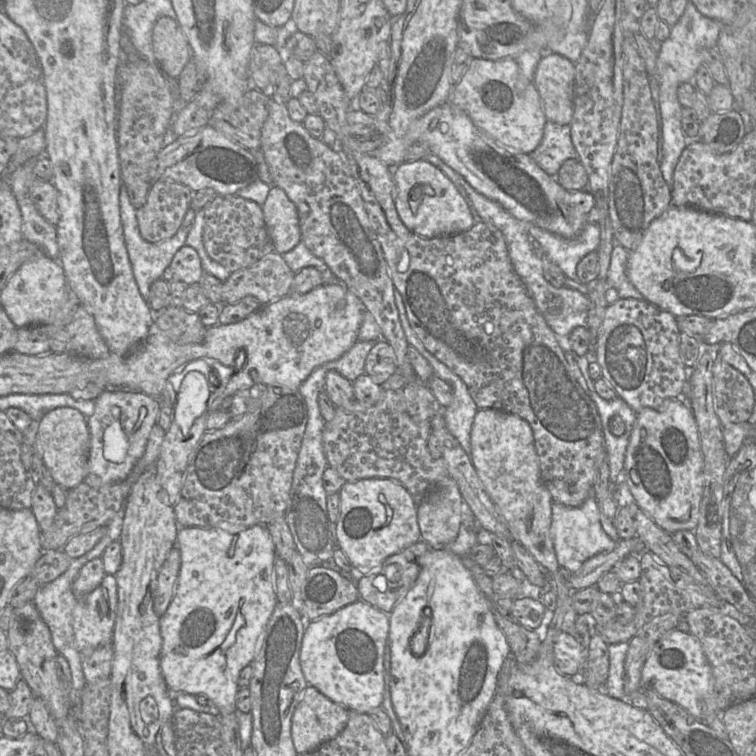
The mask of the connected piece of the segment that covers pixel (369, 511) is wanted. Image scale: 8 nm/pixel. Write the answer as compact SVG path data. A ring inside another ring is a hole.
M388 478L346 481L339 495L340 515L335 523L337 547L346 554L358 575L366 575L381 568L386 558L421 540L418 506L400 483ZM379 494L384 495L390 513L379 501Z

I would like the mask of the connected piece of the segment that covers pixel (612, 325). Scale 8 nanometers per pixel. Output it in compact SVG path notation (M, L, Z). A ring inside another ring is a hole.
M619 298L607 306L604 319L597 333L594 359L601 367L604 378L635 412L644 408L657 409L684 394L688 383L688 370L680 356L680 331L677 318L644 299Z

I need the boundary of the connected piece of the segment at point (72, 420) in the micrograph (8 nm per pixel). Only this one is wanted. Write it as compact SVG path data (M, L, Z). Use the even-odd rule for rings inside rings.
M59 407L47 412L36 426L36 450L56 484L68 489L84 481L88 472L88 419L77 409Z

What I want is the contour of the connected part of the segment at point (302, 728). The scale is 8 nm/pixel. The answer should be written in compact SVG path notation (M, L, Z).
M307 686L293 712L291 738L297 754L314 751L341 733L349 710Z

